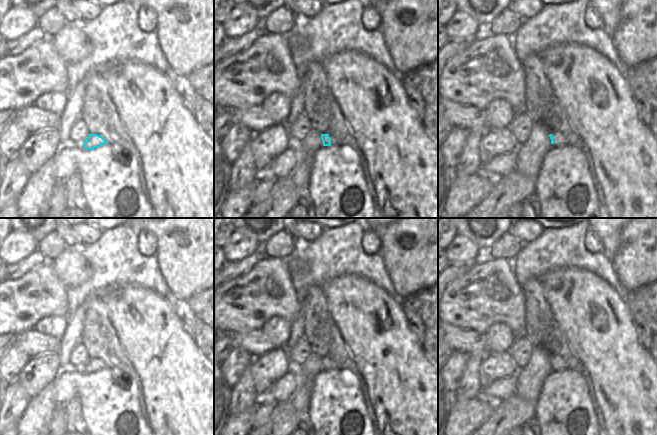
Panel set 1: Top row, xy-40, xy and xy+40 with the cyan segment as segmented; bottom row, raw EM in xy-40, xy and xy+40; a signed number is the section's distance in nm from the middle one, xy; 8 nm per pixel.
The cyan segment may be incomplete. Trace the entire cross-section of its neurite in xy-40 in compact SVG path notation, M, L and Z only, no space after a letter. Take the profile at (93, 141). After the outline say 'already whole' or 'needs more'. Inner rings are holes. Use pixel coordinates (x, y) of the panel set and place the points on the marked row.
M89 134L89 137L83 143L83 147L86 150L92 150L104 144L107 144L107 141L102 136L98 134Z; already whole

